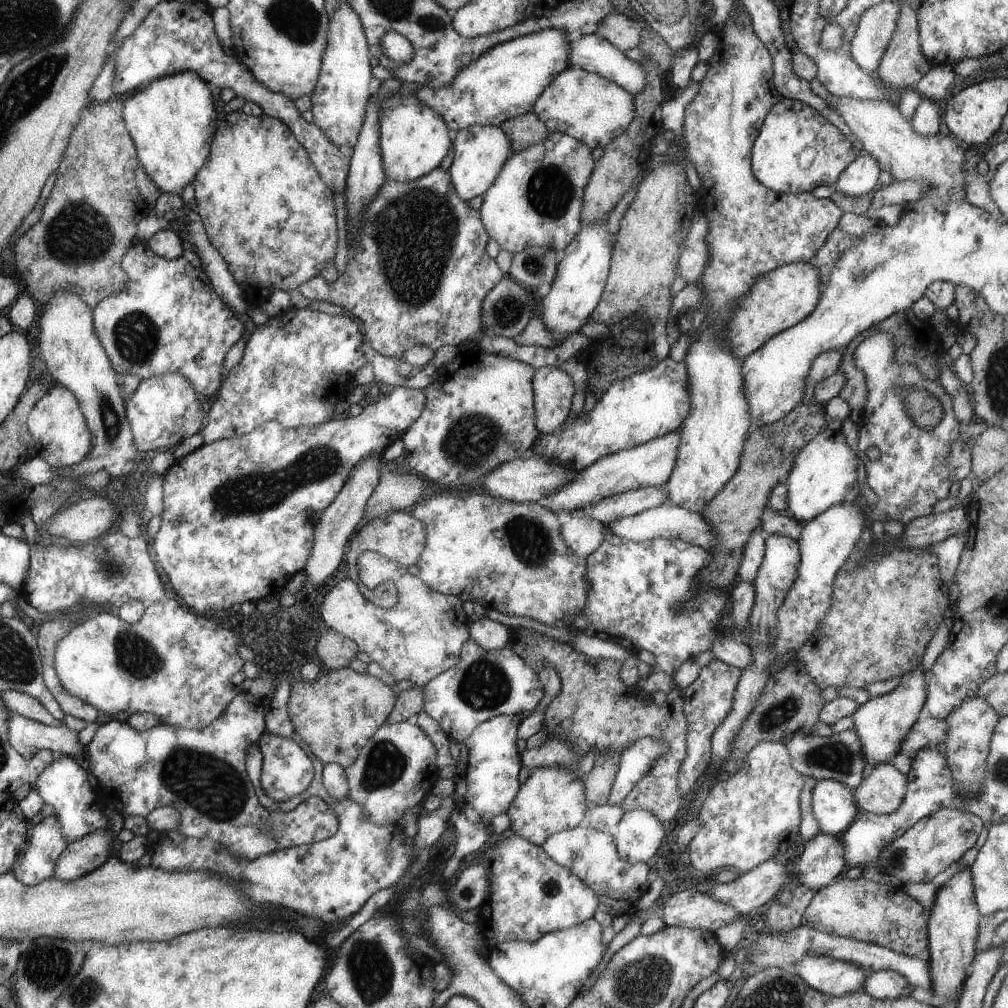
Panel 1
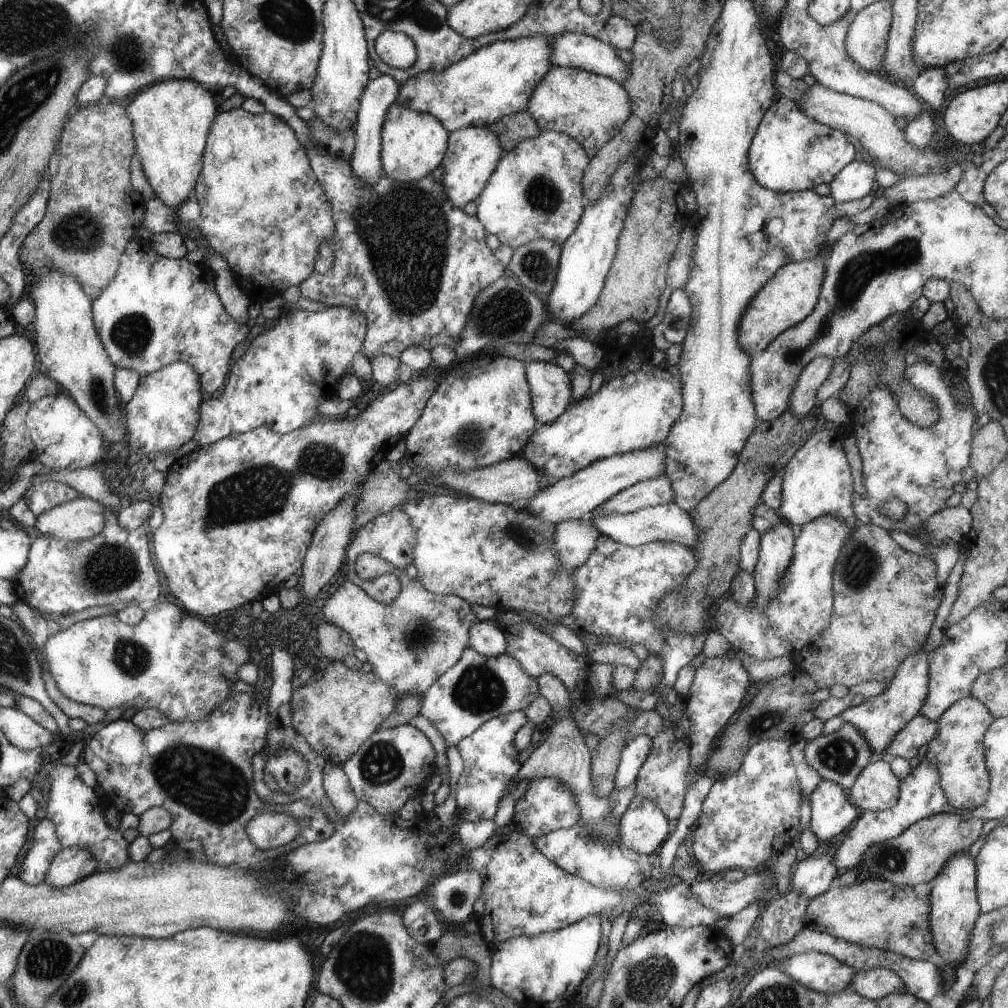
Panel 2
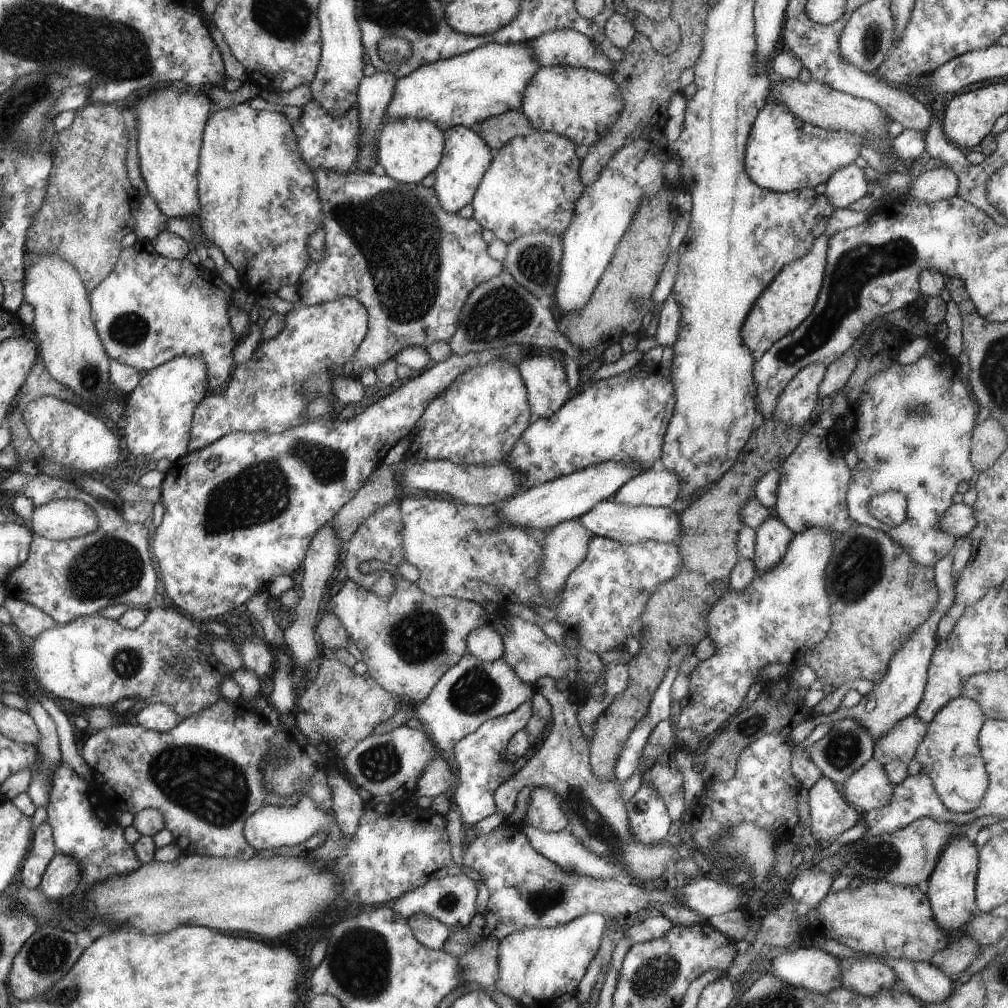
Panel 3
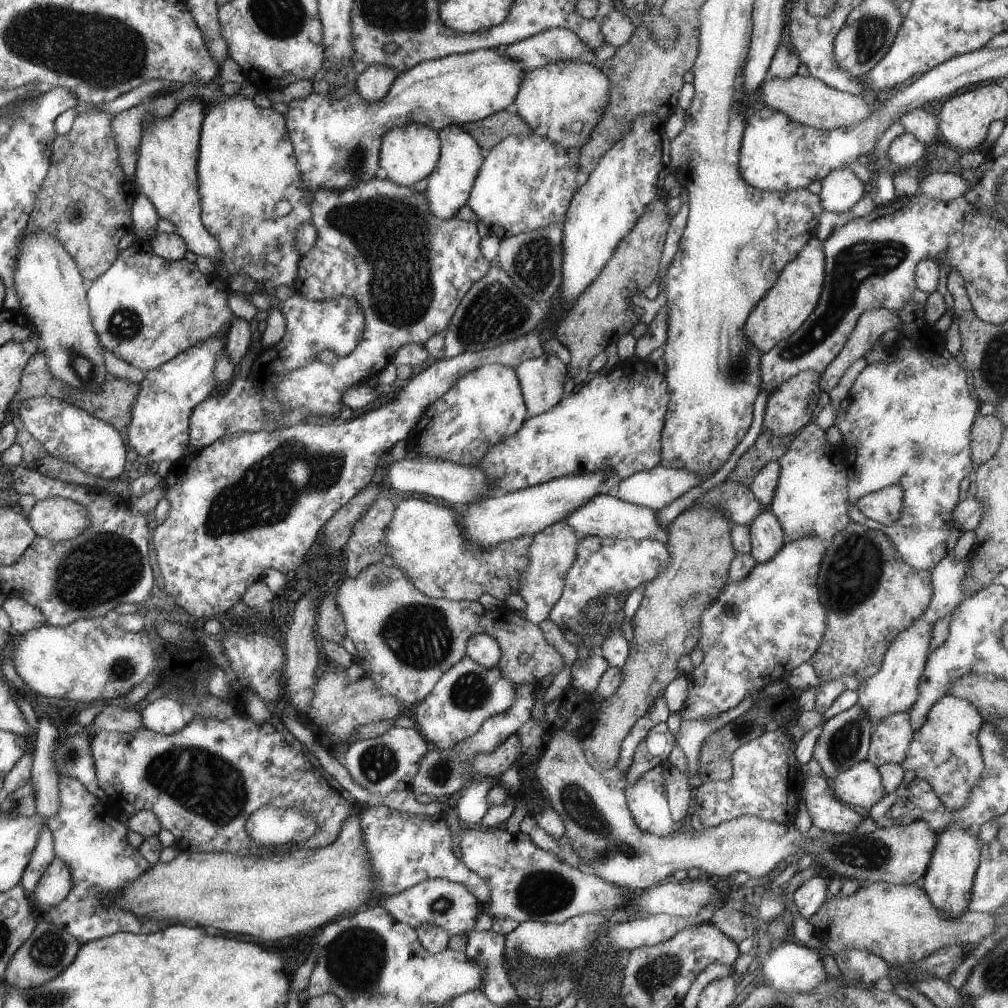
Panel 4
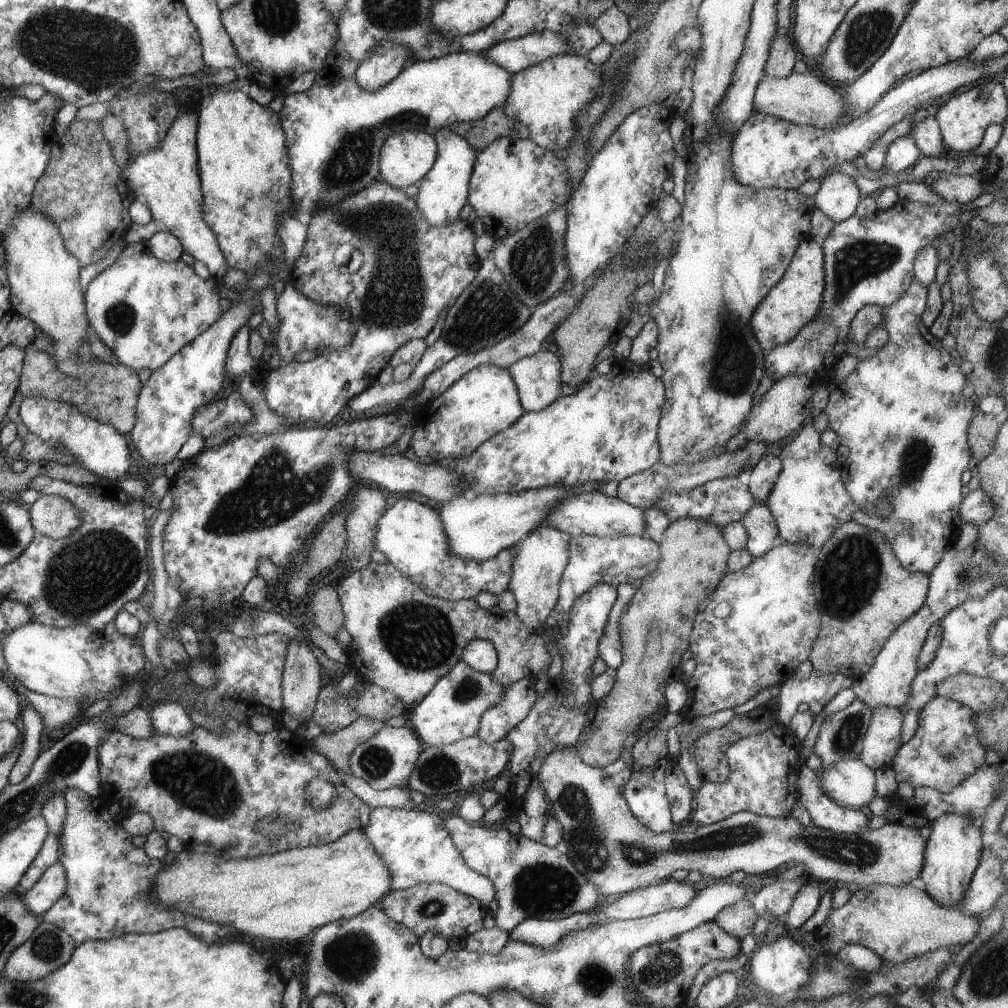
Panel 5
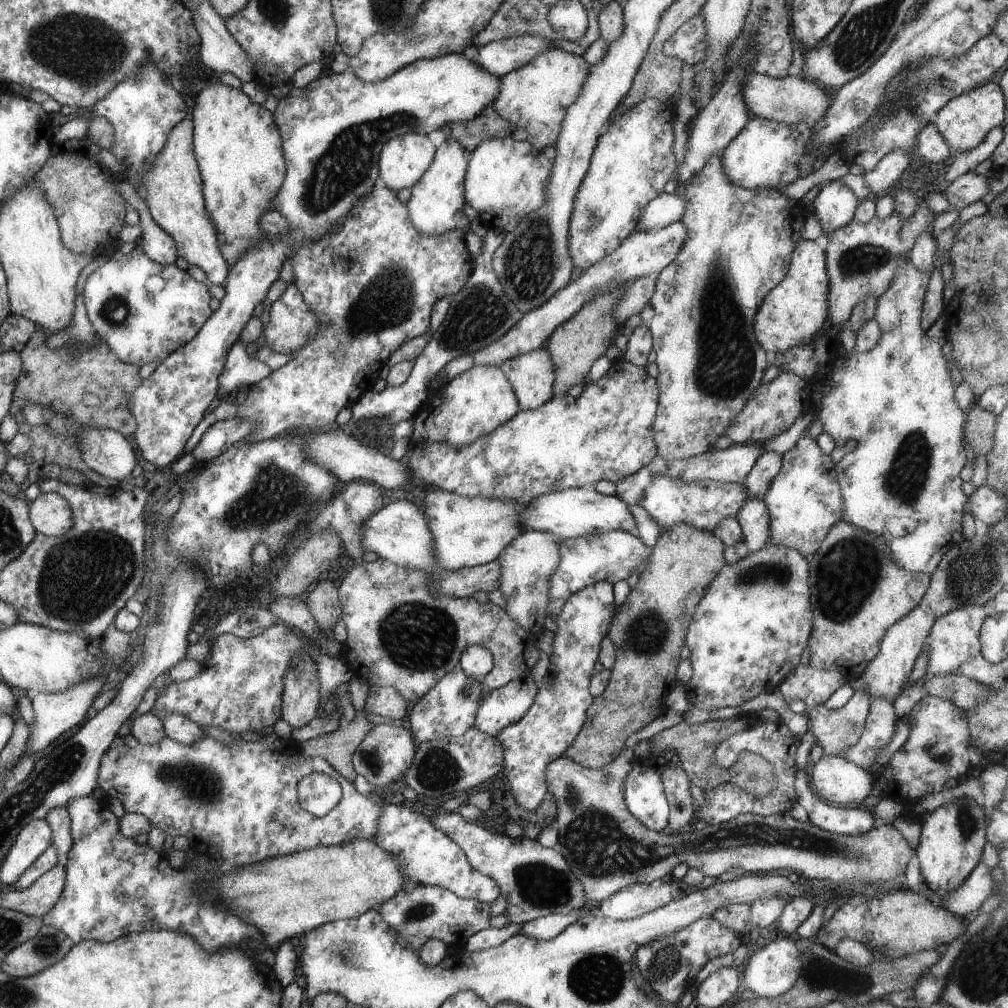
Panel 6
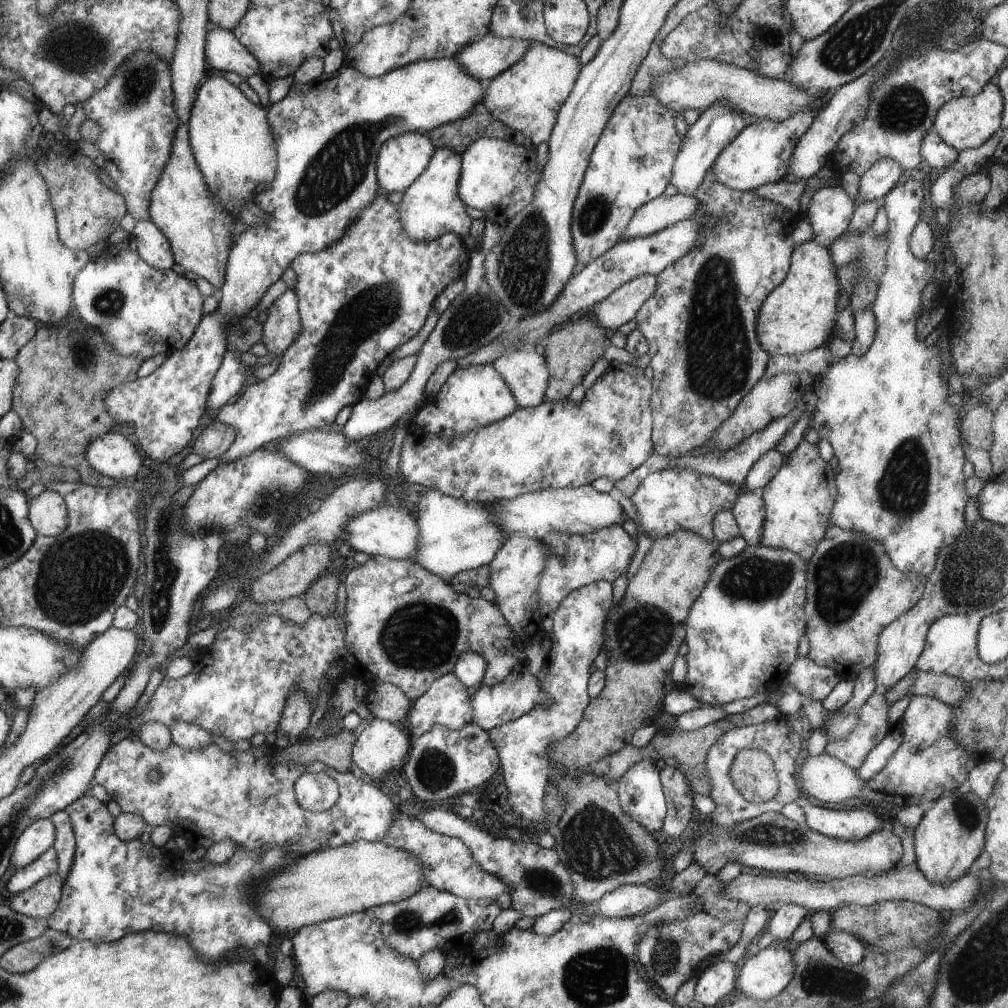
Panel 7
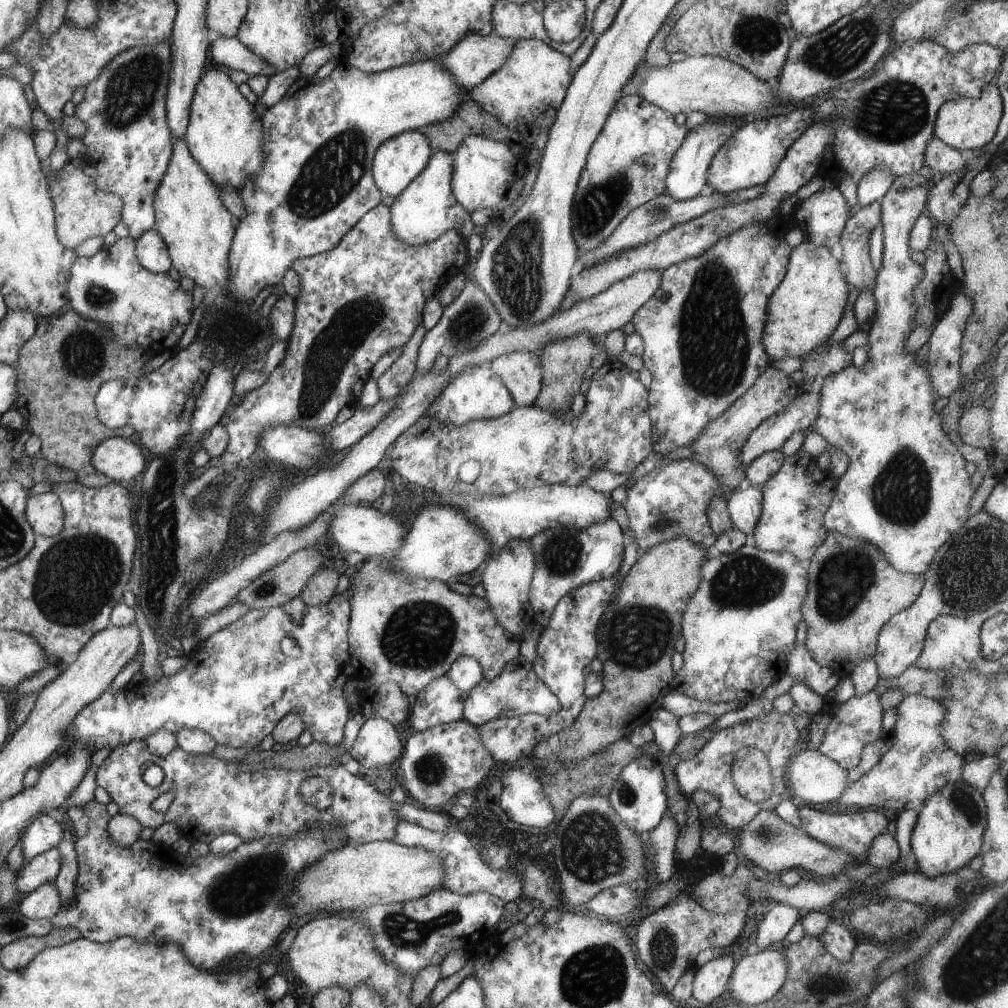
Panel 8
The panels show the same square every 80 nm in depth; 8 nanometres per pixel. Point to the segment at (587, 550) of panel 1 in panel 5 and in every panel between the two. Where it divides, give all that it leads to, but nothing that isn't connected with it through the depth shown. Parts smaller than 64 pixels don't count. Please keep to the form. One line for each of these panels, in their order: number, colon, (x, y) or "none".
2: (575, 539)
3: (566, 545)
4: (553, 550)
5: (540, 559)

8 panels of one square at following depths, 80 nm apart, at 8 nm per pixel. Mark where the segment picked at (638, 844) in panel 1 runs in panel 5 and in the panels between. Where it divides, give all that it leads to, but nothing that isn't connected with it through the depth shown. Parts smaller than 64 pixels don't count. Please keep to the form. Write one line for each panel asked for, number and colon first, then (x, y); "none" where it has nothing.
2: (643, 828)
3: (649, 821)
4: (646, 799)
5: (645, 793)

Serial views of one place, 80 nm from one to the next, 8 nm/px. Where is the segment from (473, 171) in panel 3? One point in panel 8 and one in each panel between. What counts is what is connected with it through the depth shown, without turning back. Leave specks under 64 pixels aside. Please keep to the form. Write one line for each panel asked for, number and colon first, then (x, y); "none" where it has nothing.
4: (448, 189)
5: (442, 194)
6: (435, 207)
7: (431, 207)
8: (425, 210)

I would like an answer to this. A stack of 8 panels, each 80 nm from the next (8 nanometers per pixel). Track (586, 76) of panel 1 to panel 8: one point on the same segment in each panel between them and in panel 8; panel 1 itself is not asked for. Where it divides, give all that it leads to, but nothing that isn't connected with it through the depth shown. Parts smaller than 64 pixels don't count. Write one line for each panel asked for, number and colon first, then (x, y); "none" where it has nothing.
2: (592, 109)
3: (582, 105)
4: (563, 101)
5: (546, 97)
6: (536, 96)
7: (527, 97)
8: (524, 94)

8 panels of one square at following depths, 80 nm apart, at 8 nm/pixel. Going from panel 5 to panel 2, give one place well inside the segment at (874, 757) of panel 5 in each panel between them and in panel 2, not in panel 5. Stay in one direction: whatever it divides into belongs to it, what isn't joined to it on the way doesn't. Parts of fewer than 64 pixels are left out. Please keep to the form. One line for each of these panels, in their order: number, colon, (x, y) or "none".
2: (920, 730)
3: (900, 743)
4: (890, 739)

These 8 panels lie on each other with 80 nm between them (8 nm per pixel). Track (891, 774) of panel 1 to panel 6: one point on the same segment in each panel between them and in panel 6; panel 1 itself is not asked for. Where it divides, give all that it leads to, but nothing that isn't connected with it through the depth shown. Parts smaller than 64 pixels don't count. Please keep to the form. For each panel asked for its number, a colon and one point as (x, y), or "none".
2: (877, 788)
3: (869, 788)
4: (861, 785)
5: (849, 783)
6: (836, 779)

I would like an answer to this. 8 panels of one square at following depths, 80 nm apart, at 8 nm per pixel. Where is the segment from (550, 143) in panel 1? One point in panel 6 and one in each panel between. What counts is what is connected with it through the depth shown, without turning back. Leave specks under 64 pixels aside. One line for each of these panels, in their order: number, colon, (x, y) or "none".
2: (535, 192)
3: (532, 184)
4: (524, 184)
5: (511, 178)
6: (499, 170)

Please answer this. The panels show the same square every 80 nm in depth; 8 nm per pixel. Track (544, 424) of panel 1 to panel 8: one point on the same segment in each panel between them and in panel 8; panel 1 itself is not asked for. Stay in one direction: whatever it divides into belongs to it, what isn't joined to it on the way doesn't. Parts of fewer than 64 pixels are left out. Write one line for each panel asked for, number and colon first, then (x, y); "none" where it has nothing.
2: (551, 390)
3: (544, 377)
4: (542, 379)
5: (537, 378)
6: (532, 376)
7: (526, 373)
8: (521, 371)

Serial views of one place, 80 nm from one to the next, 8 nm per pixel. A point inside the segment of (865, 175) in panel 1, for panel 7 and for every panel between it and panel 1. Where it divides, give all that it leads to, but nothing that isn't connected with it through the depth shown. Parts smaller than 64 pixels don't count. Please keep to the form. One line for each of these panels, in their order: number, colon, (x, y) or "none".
2: (856, 180)
3: (847, 185)
4: (842, 189)
5: (838, 197)
6: (835, 205)
7: (830, 210)

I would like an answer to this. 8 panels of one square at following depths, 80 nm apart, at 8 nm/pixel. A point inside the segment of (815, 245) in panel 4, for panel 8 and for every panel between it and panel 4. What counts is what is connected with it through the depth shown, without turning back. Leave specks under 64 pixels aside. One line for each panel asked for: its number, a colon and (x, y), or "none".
5: (791, 304)
6: (794, 311)
7: (799, 315)
8: (803, 312)

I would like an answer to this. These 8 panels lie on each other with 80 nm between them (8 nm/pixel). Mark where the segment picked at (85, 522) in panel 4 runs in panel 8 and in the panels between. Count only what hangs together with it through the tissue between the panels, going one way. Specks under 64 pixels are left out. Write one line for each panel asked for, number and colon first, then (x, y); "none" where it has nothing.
5: (54, 517)
6: (51, 514)
7: (49, 516)
8: (45, 512)

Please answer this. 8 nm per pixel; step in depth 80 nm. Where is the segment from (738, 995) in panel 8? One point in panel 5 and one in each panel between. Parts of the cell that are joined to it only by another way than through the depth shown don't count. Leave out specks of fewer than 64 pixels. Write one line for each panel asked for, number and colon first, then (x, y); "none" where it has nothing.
5: (780, 968)
6: (774, 969)
7: (765, 975)

